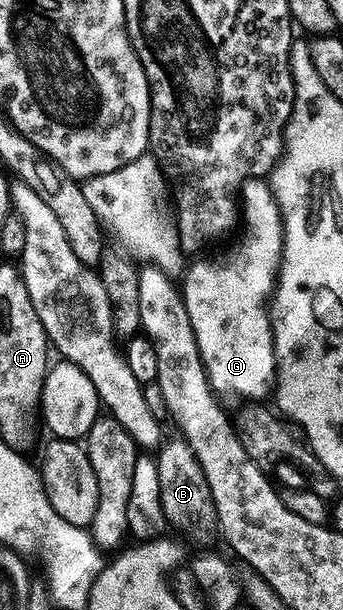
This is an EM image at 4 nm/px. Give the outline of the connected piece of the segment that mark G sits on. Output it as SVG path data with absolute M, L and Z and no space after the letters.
M252 178L243 181L241 185L241 228L243 224L243 233L239 236L239 241L232 246L228 252L223 252L220 256L215 256L212 260L199 260L196 264L191 264L187 268L187 273L181 279L181 291L185 310L189 310L189 322L193 322L193 334L197 340L197 350L199 358L203 363L203 369L207 372L207 381L211 384L216 393L228 392L231 396L244 396L251 402L263 402L263 399L272 395L273 389L277 383L275 378L275 343L273 342L273 330L271 329L271 310L270 303L275 291L275 282L279 278L279 264L283 261L283 218L279 213L279 203L275 200L271 192L271 185L266 179Z

